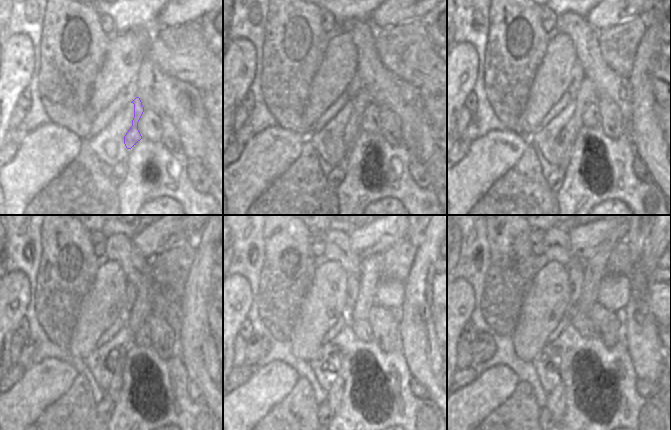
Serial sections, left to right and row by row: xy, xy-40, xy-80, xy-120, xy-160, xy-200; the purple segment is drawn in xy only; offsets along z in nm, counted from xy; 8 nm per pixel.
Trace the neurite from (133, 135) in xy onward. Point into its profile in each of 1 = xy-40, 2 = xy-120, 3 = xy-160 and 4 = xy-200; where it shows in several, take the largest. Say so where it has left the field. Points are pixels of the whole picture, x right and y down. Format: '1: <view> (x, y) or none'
1: xy-40 (361, 100)
2: xy-120 (136, 317)
3: xy-160 (371, 274)
4: xy-200 (594, 268)

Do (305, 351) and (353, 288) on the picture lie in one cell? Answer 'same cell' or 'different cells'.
different cells

